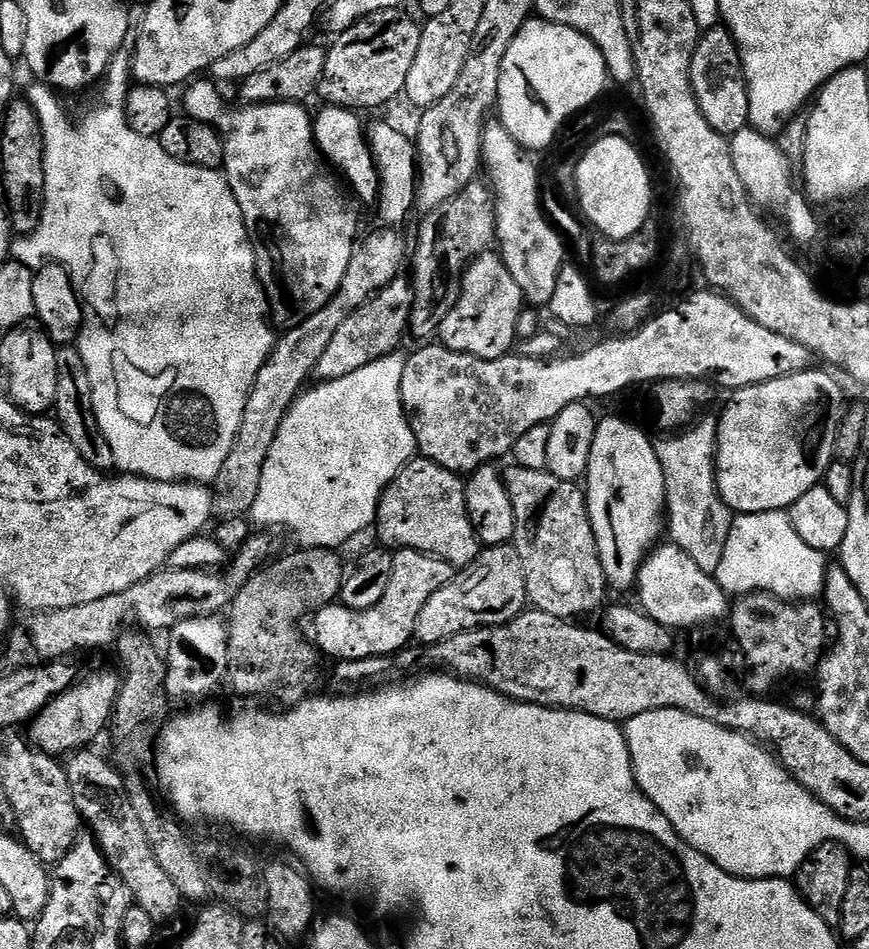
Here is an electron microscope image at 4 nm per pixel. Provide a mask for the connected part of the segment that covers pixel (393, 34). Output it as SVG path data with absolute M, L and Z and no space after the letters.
M369 18L354 22L353 27L337 33L330 48L325 49L320 77L316 81L321 103L347 110L380 108L392 96L392 83L402 72L400 38L396 31L384 26L383 19Z

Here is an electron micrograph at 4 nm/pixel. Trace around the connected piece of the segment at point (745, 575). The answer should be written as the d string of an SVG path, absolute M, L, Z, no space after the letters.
M785 509L757 515L752 528L736 528L724 540L720 565L714 579L725 593L737 592L744 598L747 592L772 592L784 598L812 600L825 593L828 569L821 552L815 552L798 538L790 515Z

